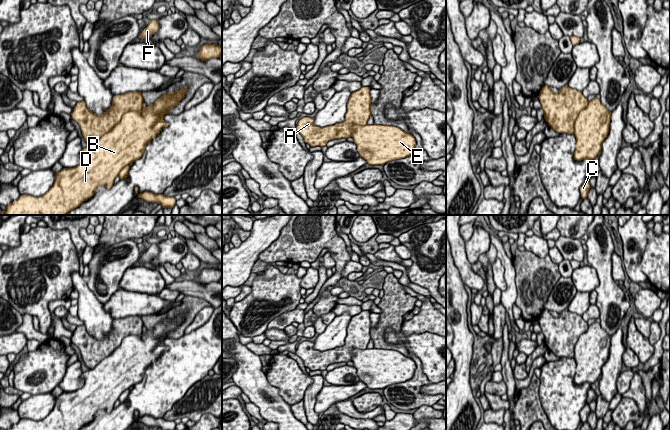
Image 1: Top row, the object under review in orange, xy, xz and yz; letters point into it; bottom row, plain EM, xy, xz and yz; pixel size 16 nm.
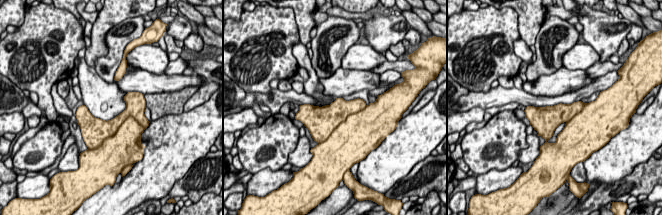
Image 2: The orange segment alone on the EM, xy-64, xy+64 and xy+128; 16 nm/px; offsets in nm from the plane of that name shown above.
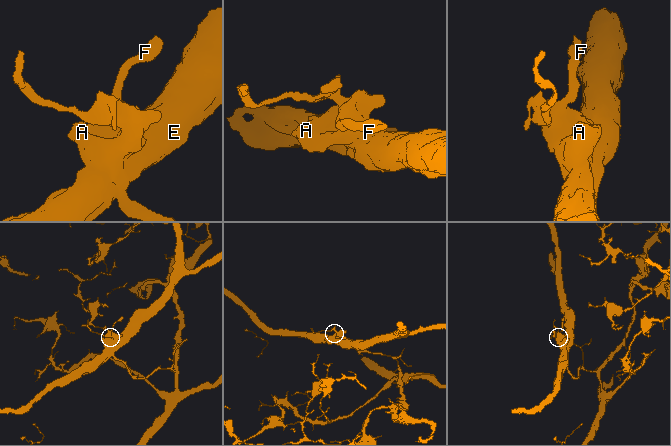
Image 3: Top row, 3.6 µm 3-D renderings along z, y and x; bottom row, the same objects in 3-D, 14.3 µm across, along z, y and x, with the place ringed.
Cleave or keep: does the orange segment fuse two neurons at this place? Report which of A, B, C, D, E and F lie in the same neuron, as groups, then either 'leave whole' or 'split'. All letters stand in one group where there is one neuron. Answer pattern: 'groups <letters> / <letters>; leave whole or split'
groups A C F / B D E; split

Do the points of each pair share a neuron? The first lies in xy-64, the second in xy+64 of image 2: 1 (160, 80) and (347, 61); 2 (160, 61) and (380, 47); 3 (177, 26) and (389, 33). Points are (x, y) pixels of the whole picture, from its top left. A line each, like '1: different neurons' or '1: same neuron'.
1: different neurons
2: different neurons
3: same neuron

